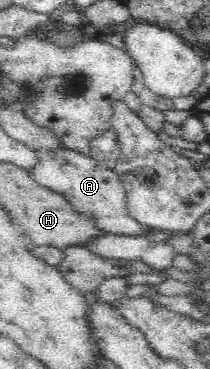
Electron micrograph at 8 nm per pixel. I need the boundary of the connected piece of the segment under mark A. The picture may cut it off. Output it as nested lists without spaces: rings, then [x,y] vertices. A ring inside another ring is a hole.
[[[66,146],[36,149],[37,161],[27,169],[30,177],[40,186],[63,195],[76,212],[94,214],[98,226],[114,235],[137,236],[147,229],[129,217],[125,191],[114,170],[100,167],[88,153]]]

